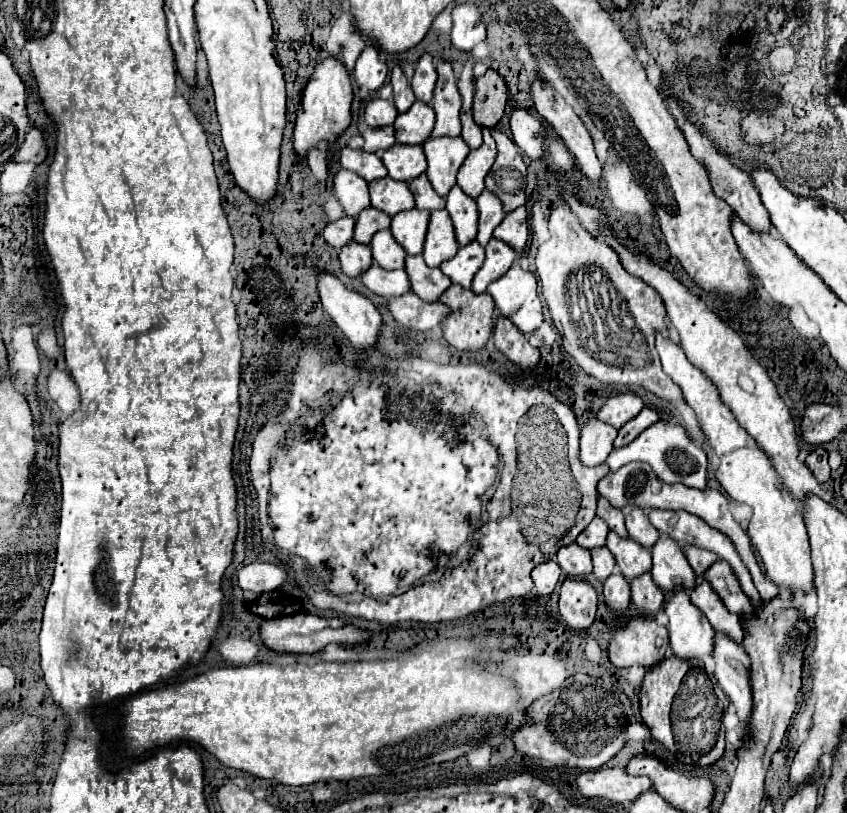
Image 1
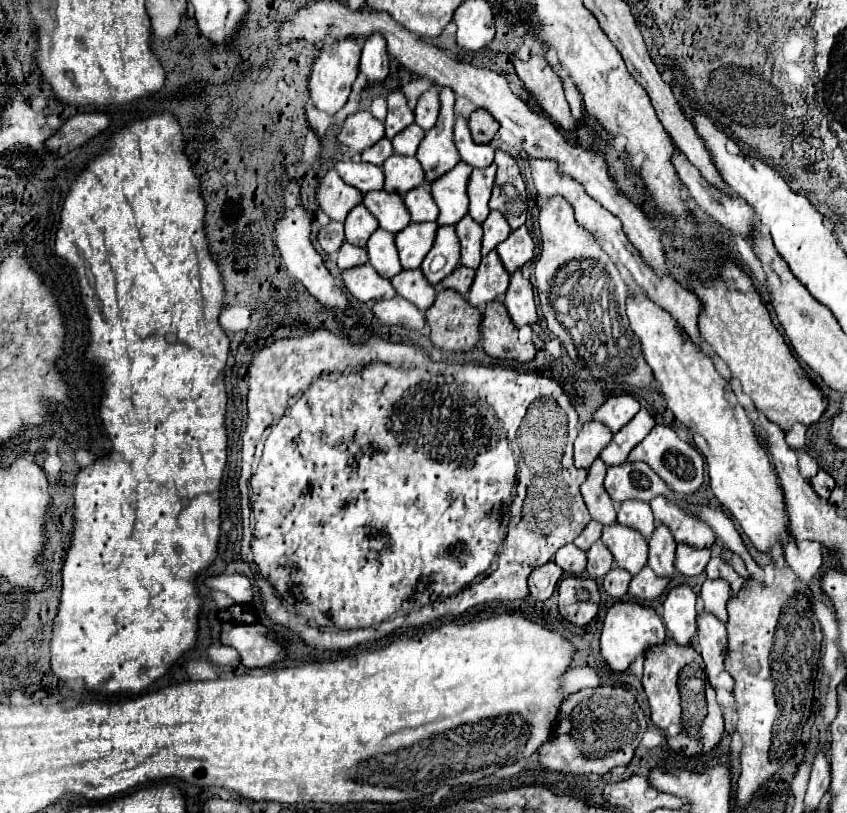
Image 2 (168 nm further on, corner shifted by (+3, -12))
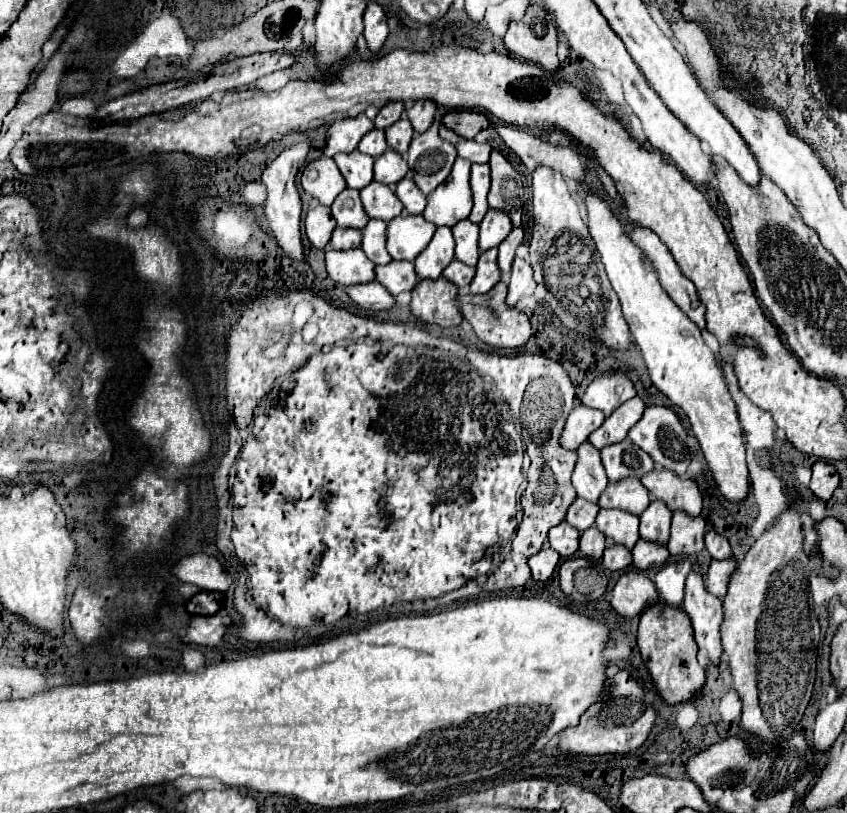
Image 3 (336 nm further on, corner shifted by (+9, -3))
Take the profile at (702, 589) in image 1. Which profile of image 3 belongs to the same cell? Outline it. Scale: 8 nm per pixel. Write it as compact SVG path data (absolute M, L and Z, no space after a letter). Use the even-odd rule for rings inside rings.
M733 557L729 559L713 559L709 565L709 573L707 573L707 589L717 595L717 597L725 597L727 585L729 585L729 575L733 575L733 567L737 567L737 561Z

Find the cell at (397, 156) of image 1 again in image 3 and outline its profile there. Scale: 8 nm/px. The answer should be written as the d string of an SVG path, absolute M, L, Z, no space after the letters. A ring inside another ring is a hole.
M387 149L381 157L375 159L375 181L377 183L393 187L407 175L407 171L409 171L409 167L407 167L403 155L399 155L393 149Z

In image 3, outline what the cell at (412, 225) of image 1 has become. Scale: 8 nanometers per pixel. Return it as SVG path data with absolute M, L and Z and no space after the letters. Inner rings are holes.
M401 213L387 225L387 251L393 259L413 261L429 245L433 233L433 223L423 215Z

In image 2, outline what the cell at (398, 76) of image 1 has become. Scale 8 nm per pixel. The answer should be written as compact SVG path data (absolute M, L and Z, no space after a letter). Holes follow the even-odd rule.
M391 90L387 102L389 102L389 110L385 118L385 136L393 138L413 122L413 112L407 106L407 98L401 90Z

